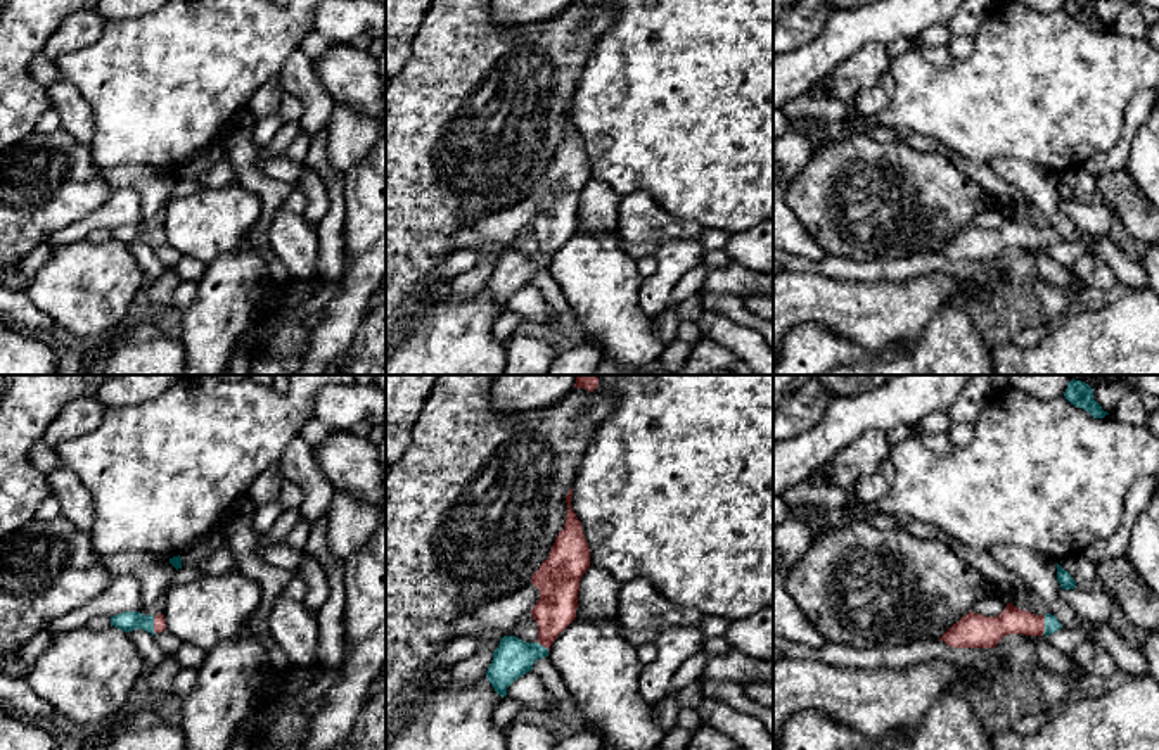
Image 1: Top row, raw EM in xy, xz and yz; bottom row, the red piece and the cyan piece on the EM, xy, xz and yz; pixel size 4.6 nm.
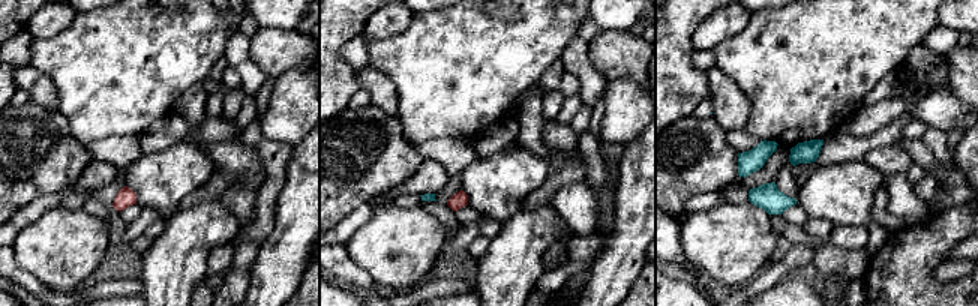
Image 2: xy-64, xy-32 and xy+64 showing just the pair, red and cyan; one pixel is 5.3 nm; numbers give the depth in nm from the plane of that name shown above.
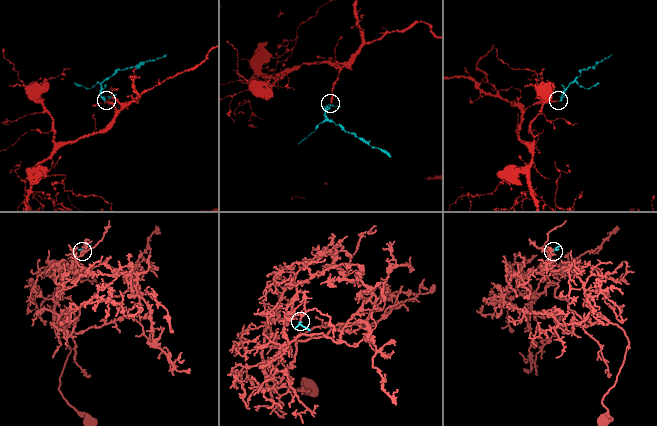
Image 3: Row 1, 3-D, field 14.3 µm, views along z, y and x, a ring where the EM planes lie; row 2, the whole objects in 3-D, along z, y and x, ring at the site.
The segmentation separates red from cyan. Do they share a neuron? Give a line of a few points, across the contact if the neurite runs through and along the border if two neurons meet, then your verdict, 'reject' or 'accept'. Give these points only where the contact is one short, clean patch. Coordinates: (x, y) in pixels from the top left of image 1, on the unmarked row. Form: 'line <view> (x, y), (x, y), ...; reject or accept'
line xy (160, 237), (154, 237), (128, 234); accept

